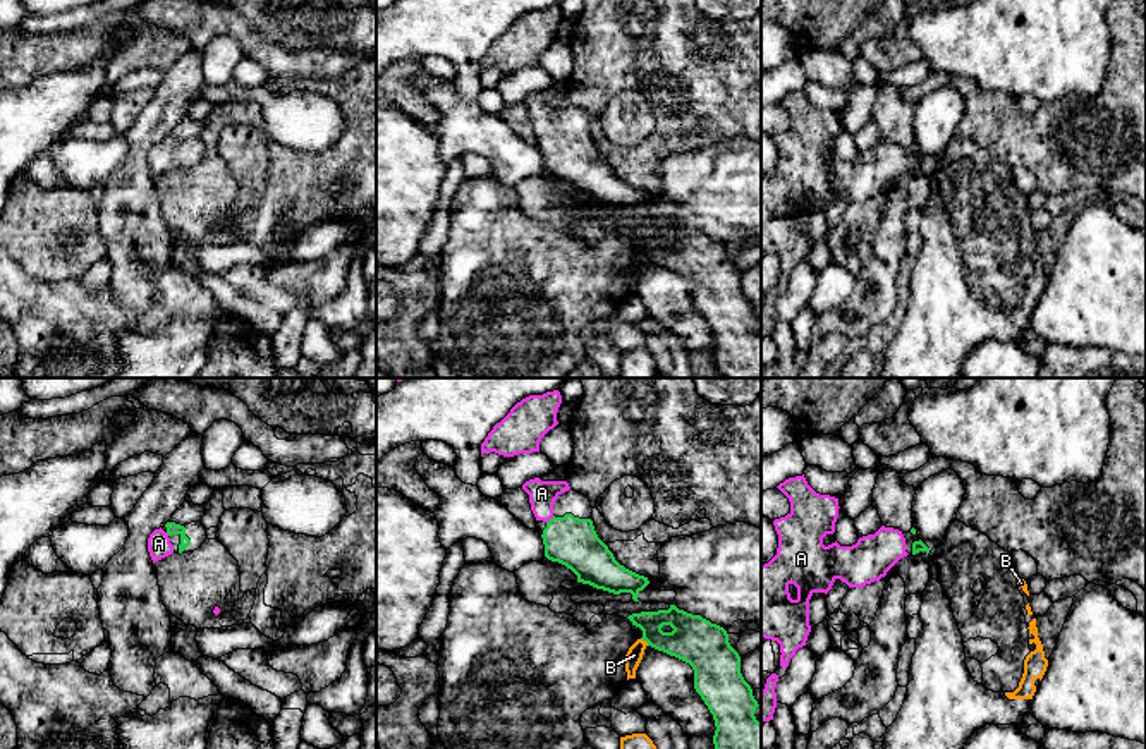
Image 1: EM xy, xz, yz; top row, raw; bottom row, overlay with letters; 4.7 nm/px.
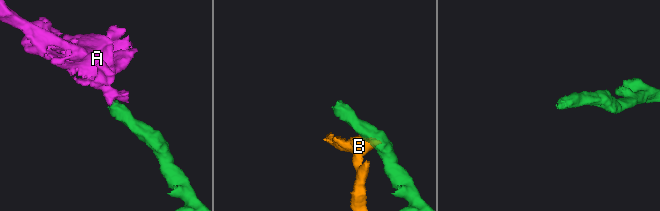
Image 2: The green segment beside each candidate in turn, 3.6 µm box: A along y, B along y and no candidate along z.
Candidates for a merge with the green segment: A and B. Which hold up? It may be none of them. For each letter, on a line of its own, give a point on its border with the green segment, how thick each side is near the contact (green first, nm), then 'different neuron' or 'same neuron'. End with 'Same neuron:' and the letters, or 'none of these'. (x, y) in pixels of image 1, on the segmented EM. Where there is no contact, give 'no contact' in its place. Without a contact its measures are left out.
A: xz (550, 519) | 240/130 nm | same neuron
B: xz (645, 639) | 220/80 nm | different neuron
Same neuron: A

